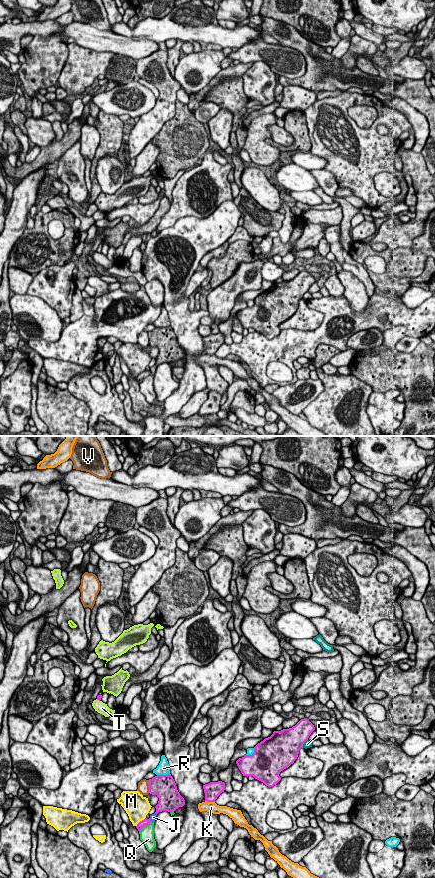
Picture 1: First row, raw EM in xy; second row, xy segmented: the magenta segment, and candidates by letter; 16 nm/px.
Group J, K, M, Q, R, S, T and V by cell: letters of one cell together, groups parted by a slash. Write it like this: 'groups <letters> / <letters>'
groups J / K / M / Q / R / S / T / V

